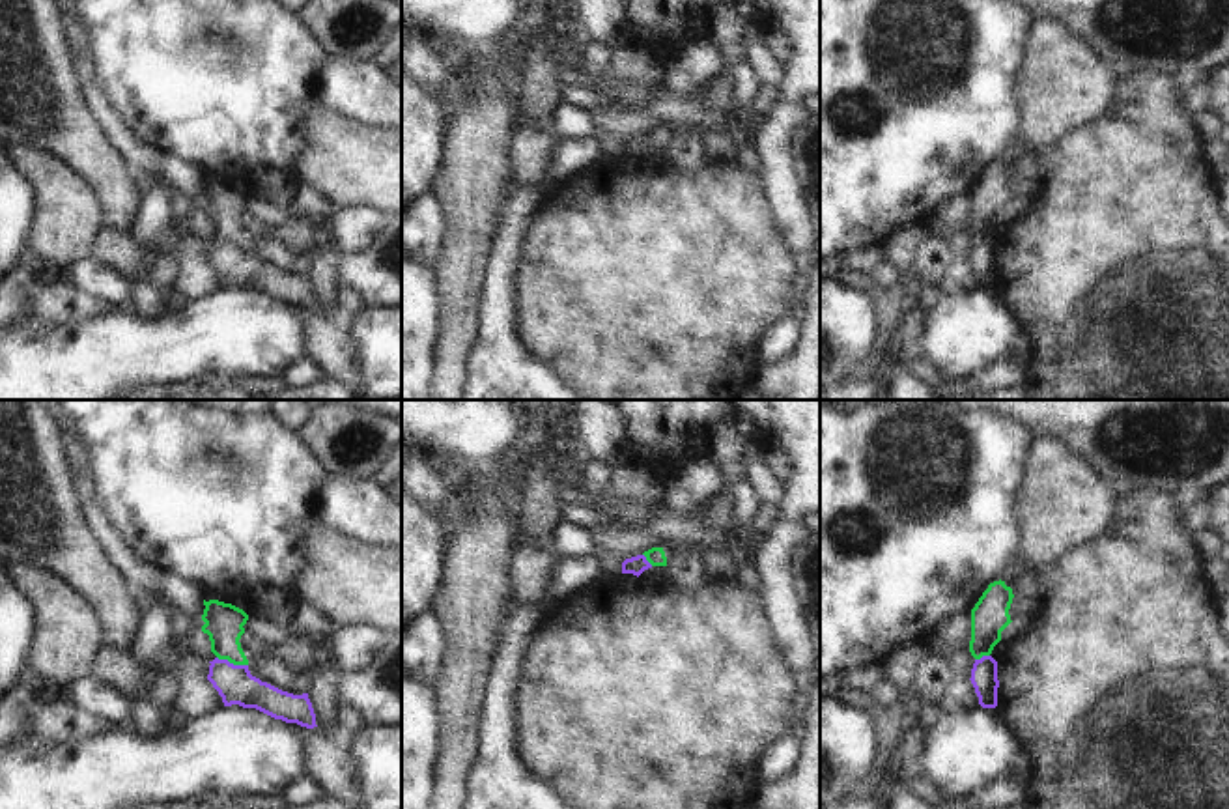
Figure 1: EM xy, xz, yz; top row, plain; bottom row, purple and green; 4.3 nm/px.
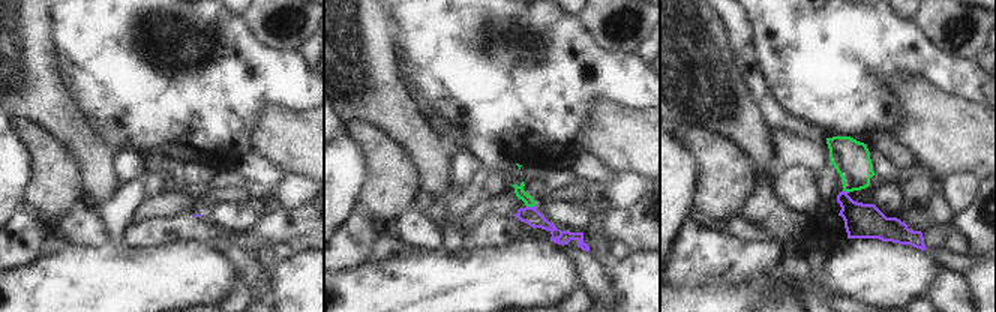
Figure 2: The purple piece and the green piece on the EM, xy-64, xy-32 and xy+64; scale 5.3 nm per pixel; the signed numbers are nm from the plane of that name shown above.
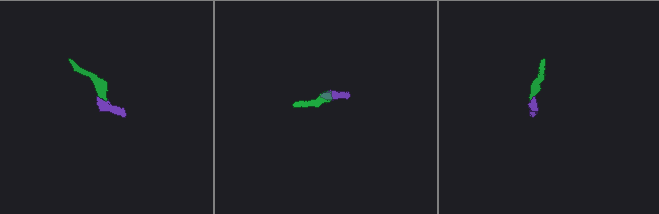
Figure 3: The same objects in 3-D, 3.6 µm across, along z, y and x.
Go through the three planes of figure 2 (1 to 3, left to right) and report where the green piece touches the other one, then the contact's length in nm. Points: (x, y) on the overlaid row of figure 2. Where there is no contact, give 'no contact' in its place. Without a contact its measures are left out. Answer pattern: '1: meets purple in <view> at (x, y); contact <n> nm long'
1: no contact
2: meets purple in xy-32 at (531, 207); contact 60 nm long
3: meets purple in xy+64 at (846, 192); contact 40 nm long

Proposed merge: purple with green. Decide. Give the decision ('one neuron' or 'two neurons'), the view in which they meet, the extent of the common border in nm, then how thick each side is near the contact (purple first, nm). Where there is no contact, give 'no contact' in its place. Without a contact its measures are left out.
two neurons; contact in xy; length 140 nm; calibres 160 and 160 nm

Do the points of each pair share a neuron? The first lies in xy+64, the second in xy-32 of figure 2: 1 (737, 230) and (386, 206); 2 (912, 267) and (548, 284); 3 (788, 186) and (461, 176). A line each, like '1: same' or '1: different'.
1: different
2: same
3: same

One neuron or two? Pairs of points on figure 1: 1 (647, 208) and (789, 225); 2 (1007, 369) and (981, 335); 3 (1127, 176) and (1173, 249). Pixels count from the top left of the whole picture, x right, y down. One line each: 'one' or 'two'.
1: two
2: two
3: one

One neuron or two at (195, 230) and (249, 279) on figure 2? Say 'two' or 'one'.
two

